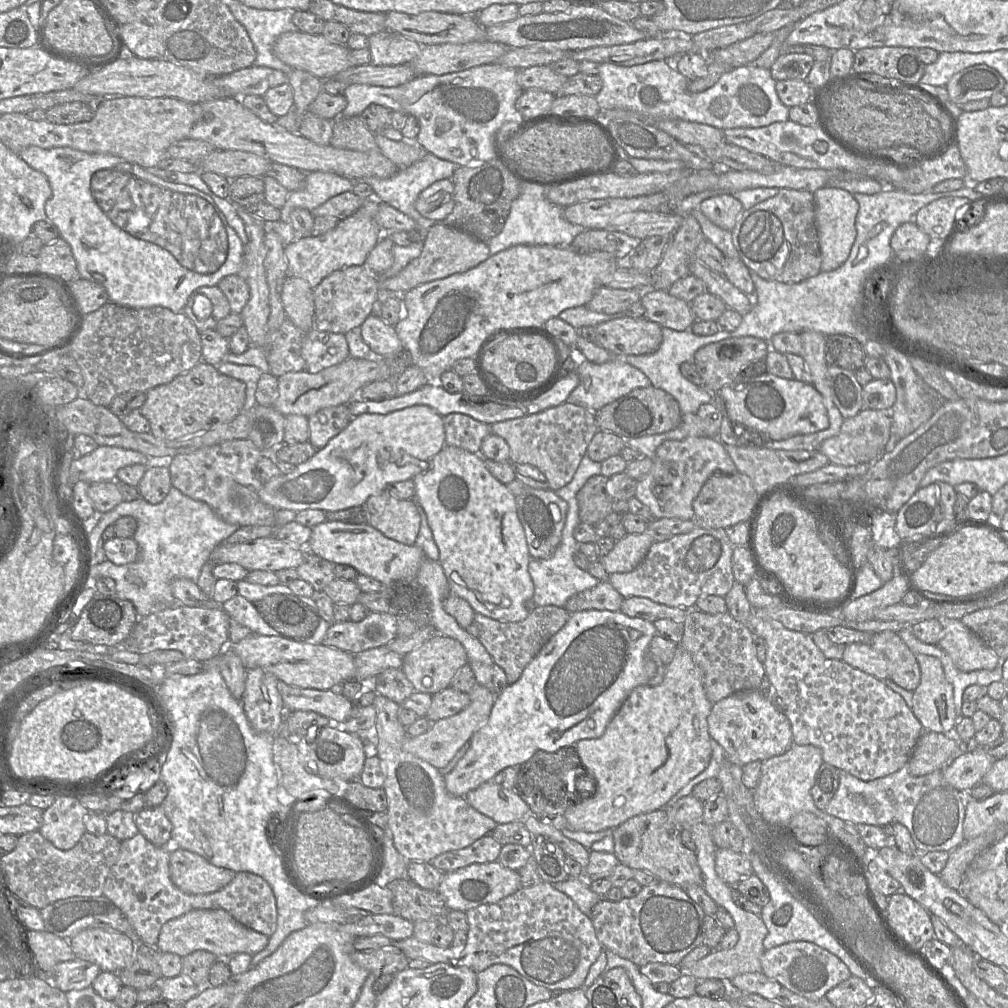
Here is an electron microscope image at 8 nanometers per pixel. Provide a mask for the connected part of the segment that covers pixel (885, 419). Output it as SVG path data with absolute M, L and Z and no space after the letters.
M862 409L853 417L844 419L839 433L826 439L819 451L826 455L829 462L842 466L871 463L891 444L890 411Z

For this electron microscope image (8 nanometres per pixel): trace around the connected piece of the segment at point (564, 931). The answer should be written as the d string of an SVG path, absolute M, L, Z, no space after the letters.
M548 882L522 887L494 904L465 911L469 928L464 947L438 947L414 936L396 942L410 960L465 966L478 973L493 964L507 964L532 983L551 991L574 990L584 985L591 965L603 947L592 920L566 894Z

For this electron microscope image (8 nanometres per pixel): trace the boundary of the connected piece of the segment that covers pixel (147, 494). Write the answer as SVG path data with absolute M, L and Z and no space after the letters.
M150 460L137 486L140 496L151 504L158 504L166 498L171 488L171 477L166 462Z

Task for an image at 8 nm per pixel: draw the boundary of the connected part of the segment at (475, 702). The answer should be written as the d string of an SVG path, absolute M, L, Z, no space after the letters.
M476 682L469 696L470 703L461 712L433 722L430 729L424 734L415 737L407 735L403 742L403 750L437 769L446 767L465 742L471 739L474 732L488 721L497 695Z

